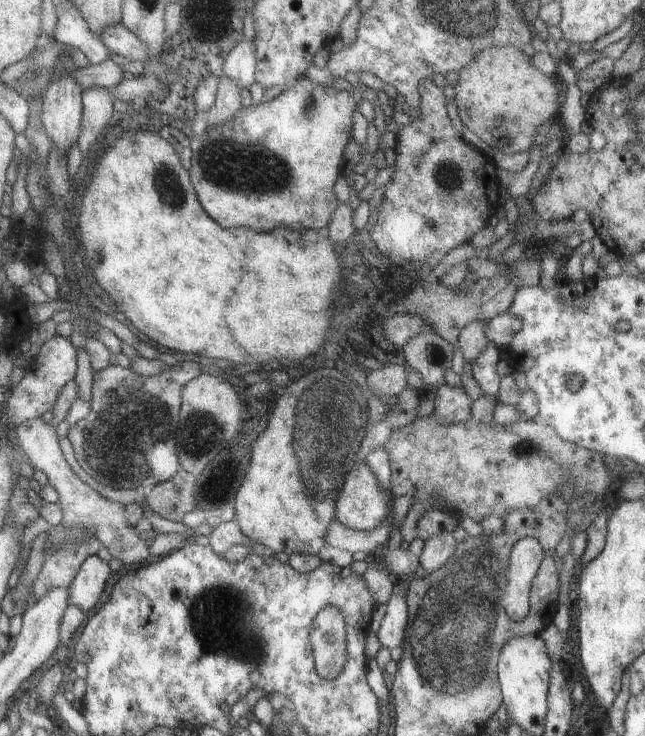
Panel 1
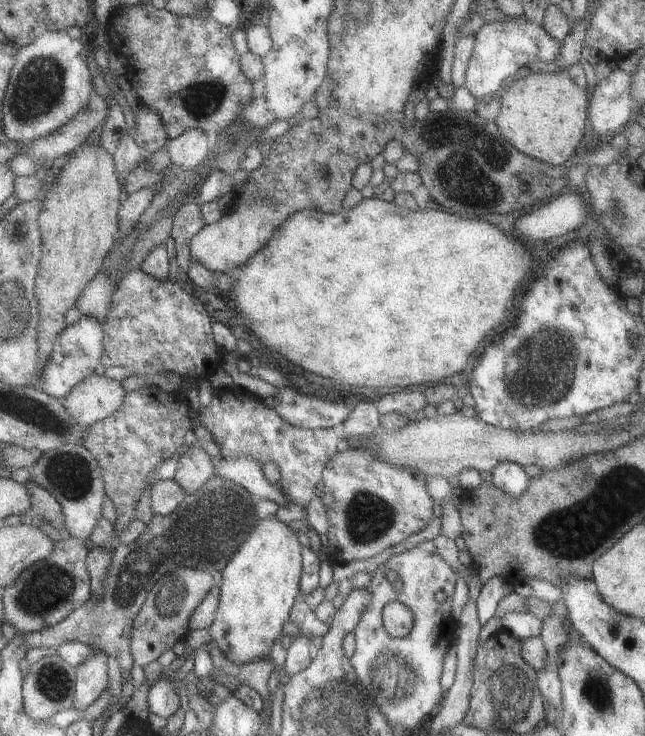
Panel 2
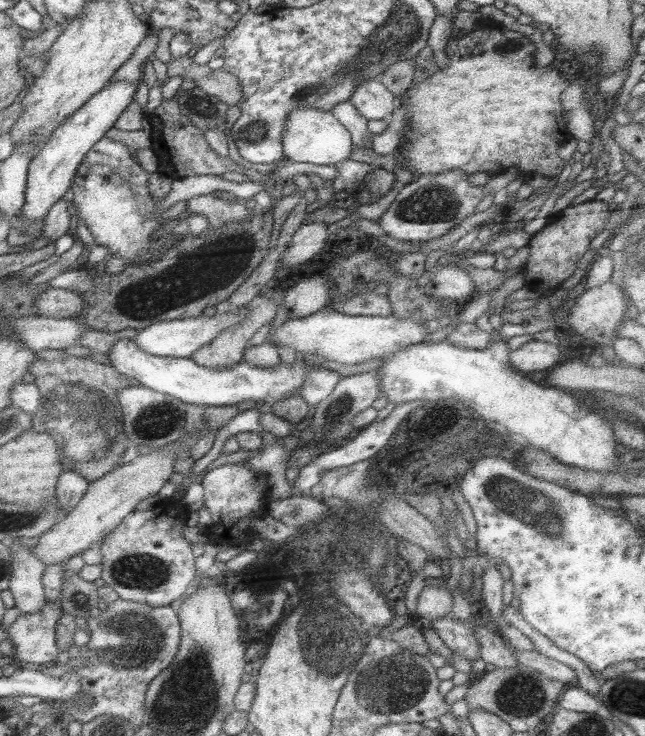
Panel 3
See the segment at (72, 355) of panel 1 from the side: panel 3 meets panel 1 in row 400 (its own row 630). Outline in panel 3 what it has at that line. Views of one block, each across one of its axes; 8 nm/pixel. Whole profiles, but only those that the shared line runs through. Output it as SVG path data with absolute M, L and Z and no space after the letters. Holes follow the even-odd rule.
M60 600L47 601L38 613L21 614L9 626L8 634L16 648L16 662L46 665L57 660L56 625L64 612Z

